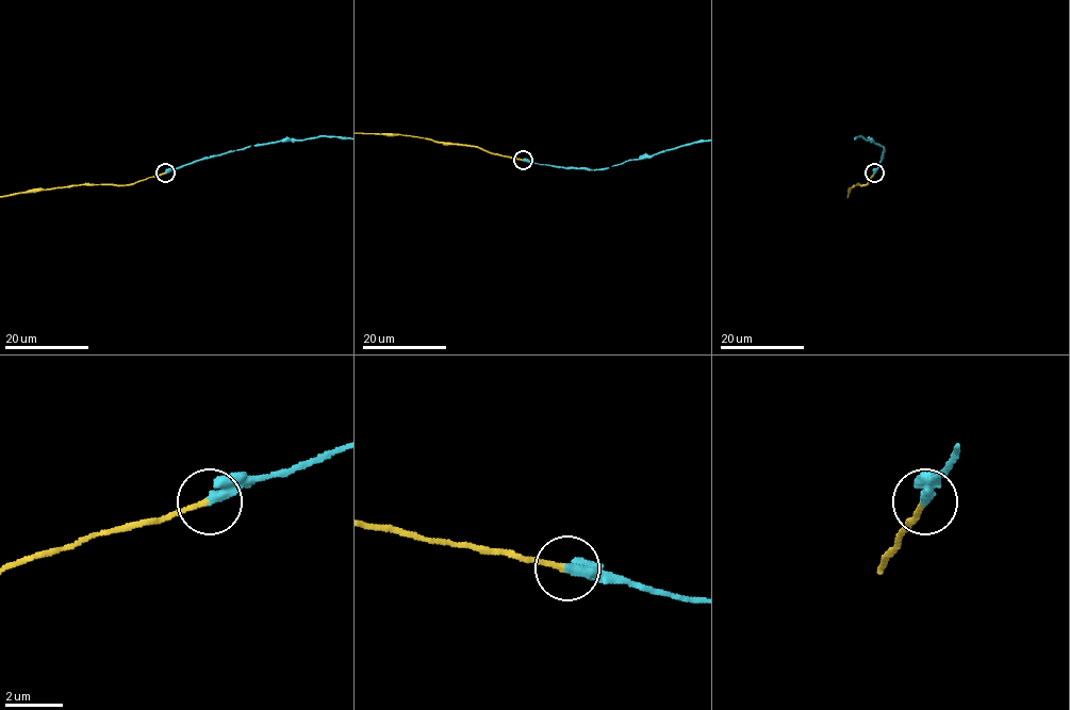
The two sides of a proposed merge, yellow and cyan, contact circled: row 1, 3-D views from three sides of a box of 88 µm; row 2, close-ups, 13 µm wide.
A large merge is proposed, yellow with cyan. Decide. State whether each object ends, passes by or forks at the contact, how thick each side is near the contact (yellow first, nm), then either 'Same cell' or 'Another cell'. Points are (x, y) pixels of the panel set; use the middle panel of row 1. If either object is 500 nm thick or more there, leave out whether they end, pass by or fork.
At the ring yellow ends. At the ring cyan ends. Thickness 160 nm (yellow) against 420 nm. Same cell

